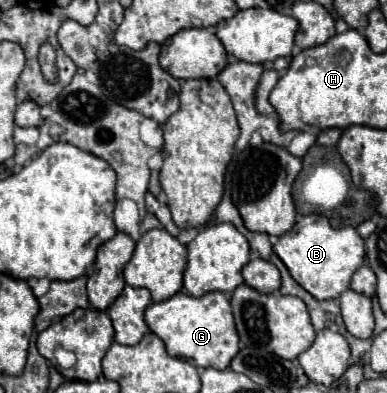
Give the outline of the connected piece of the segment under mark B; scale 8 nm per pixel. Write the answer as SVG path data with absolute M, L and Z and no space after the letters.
M322 214L302 216L290 232L280 236L274 252L286 264L290 276L316 300L338 298L350 286L352 274L364 264L364 240L352 226L332 228Z

